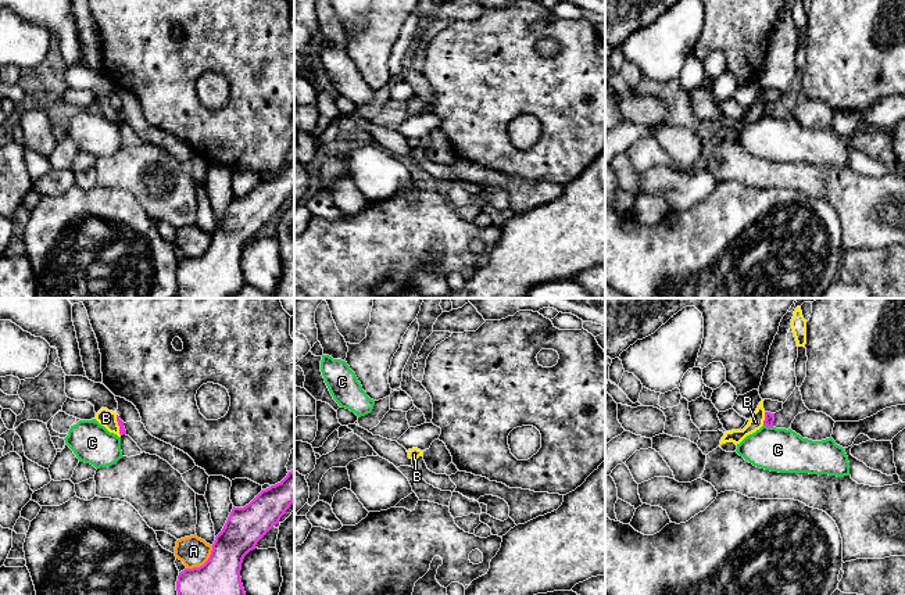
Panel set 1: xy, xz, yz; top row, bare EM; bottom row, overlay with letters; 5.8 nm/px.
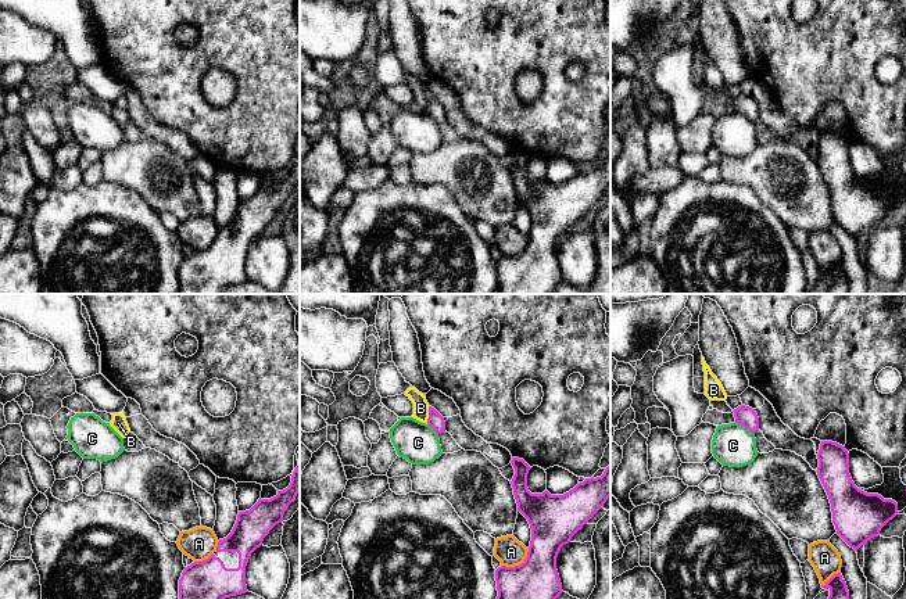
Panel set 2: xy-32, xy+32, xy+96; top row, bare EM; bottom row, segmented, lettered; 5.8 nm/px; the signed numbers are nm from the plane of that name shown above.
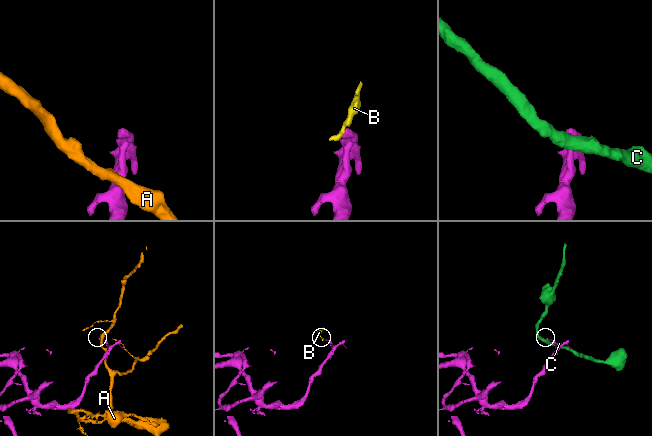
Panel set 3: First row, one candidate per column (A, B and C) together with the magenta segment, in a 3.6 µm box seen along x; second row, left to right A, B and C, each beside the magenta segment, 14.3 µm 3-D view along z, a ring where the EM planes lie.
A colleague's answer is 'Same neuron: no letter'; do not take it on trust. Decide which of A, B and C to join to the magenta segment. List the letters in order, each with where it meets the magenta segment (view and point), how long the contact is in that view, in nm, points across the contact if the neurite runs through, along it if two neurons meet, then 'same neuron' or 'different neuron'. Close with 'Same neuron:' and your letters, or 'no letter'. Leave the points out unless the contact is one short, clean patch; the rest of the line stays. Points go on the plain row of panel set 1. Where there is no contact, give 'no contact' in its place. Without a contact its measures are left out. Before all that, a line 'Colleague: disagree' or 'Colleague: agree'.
Colleague: agree
A: meets magenta in xy at (204, 253); contact 220 nm long; border along xy (213, 235), (210, 246), (201, 254), (186, 258); different neuron
B: meets magenta in yz at (765, 108); contact 80 nm long; border along yz (765, 101), (762, 114); different neuron
C: meets magenta in yz at (768, 115); contact 60 nm long; border along yz (764, 114), (772, 117); different neuron
Same neuron: no letter

